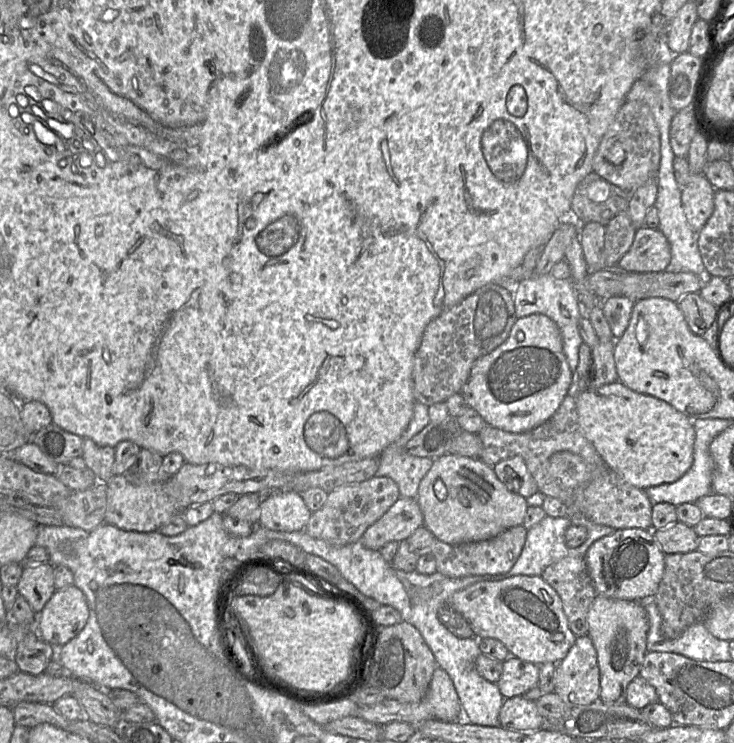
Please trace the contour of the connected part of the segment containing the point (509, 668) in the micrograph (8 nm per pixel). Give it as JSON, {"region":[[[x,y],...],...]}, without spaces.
{"region":[[[509,657],[503,661],[501,676],[496,683],[504,699],[522,696],[538,686],[539,665]]]}

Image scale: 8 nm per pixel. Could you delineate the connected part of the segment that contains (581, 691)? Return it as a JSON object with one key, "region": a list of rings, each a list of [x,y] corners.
{"region":[[[586,634],[576,638],[567,655],[556,665],[554,692],[569,706],[584,706],[600,696],[597,653]]]}

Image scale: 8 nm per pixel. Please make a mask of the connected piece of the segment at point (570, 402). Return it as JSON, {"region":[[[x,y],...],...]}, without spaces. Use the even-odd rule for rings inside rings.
{"region":[[[569,394],[566,395],[566,397],[565,397],[564,400],[562,401],[561,405],[559,406],[559,408],[557,409],[557,411],[553,414],[553,416],[552,416],[551,418],[549,418],[549,419],[548,419],[546,422],[544,422],[543,424],[537,426],[536,428],[534,428],[534,429],[532,429],[532,430],[530,430],[530,431],[528,431],[528,432],[524,432],[524,433],[510,433],[510,432],[506,432],[506,431],[500,430],[500,429],[498,429],[498,428],[495,428],[495,427],[486,425],[485,427],[483,427],[483,428],[479,431],[479,433],[478,433],[477,435],[478,435],[478,437],[481,439],[481,442],[482,442],[482,445],[483,445],[483,450],[482,450],[481,455],[480,455],[480,460],[481,460],[482,462],[484,462],[485,464],[487,464],[487,465],[490,466],[490,467],[493,467],[495,464],[497,464],[498,462],[500,462],[500,461],[502,461],[502,460],[509,459],[509,458],[513,458],[513,457],[515,457],[515,456],[521,457],[521,458],[524,460],[524,462],[525,462],[525,464],[526,464],[526,466],[527,466],[527,468],[528,468],[528,471],[530,472],[530,474],[531,474],[532,477],[534,478],[534,480],[535,480],[535,482],[536,482],[536,484],[537,484],[537,487],[538,487],[538,491],[542,492],[545,496],[551,496],[551,497],[554,497],[554,498],[556,498],[556,499],[559,499],[562,503],[564,503],[564,504],[566,505],[566,507],[572,506],[572,505],[573,505],[573,501],[576,499],[576,497],[579,496],[579,495],[582,493],[582,491],[583,491],[593,480],[595,480],[596,478],[598,478],[599,476],[601,476],[601,475],[602,475],[603,473],[605,473],[607,470],[610,470],[610,469],[608,468],[607,464],[605,463],[605,461],[604,461],[604,460],[602,459],[602,457],[598,454],[598,452],[596,451],[596,449],[594,448],[594,446],[593,446],[593,445],[586,439],[586,437],[584,436],[584,433],[583,433],[583,431],[582,431],[582,429],[581,429],[581,427],[580,427],[580,424],[579,424],[578,413],[577,413],[577,407],[576,407],[576,398],[570,396]],[[560,451],[569,451],[569,452],[572,452],[572,453],[574,453],[574,454],[576,454],[576,455],[579,455],[579,456],[584,460],[584,462],[585,462],[585,464],[586,464],[586,471],[587,471],[587,473],[589,474],[589,481],[588,481],[588,483],[585,485],[585,487],[583,488],[583,490],[582,490],[582,487],[565,487],[558,479],[556,479],[555,477],[553,477],[552,475],[550,475],[550,473],[549,473],[549,461],[550,461],[550,458],[551,458],[551,456],[552,456],[554,453],[560,452]]]}

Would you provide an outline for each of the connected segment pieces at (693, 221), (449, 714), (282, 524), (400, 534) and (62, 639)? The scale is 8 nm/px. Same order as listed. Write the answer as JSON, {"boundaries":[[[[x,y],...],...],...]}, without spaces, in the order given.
{"boundaries":[[[[691,173],[689,181],[681,188],[681,204],[691,228],[699,232],[714,210],[714,187],[702,173]]],[[[439,666],[434,670],[425,700],[431,707],[434,719],[443,722],[462,719],[463,711],[454,684],[447,672]]],[[[269,492],[260,508],[259,524],[281,532],[305,530],[312,514],[297,492]]],[[[400,497],[359,541],[368,549],[380,550],[388,542],[406,540],[423,525],[424,517],[417,500]]],[[[75,585],[56,590],[42,611],[36,614],[35,629],[39,637],[53,647],[62,647],[76,637],[89,619],[89,608],[84,593]]]]}

